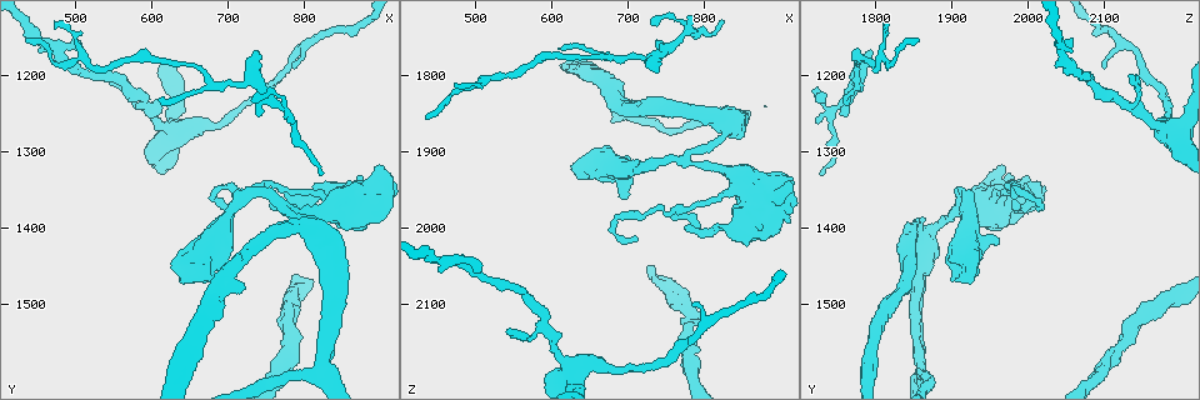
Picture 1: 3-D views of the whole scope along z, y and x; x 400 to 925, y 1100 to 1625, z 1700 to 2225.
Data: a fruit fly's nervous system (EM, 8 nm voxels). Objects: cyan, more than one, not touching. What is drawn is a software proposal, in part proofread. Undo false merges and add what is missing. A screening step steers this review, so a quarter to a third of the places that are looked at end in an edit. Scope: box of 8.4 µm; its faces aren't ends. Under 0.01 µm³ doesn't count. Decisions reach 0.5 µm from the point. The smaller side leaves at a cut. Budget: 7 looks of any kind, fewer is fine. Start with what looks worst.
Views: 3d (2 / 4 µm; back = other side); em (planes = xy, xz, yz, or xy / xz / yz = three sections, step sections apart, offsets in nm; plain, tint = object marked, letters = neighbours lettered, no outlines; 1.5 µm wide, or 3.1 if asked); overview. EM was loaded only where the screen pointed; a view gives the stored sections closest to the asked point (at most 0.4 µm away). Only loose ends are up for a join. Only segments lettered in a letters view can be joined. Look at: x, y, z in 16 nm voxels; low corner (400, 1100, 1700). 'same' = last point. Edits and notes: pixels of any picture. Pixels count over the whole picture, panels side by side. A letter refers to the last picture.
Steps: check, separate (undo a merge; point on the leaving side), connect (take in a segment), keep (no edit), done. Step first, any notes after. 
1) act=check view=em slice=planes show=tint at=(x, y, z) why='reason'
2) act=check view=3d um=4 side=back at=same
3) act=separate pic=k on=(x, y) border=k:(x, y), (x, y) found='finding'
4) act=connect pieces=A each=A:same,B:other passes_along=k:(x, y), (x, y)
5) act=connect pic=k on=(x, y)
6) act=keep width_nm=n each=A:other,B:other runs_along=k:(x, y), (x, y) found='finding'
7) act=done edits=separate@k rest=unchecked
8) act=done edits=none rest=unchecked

act=check view=em slice=planes show=letters at=(610, 1235, 1765) why='free end'

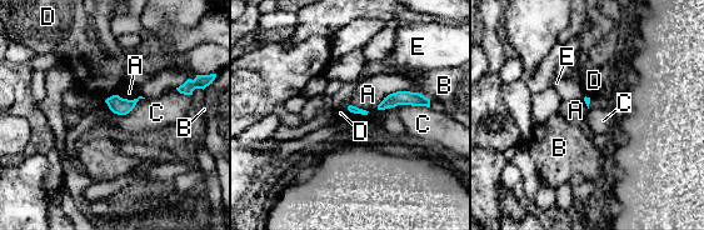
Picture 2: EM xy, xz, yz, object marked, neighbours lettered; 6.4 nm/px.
act=keep each=A:other,B:other,C:other,D:other,E:other border=2:(144, 98), (125, 114), (110, 110) found='no lettered segment goes on from it'

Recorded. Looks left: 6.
act=check view=em slice=planes show=letters at=(470, 1135, 1815) why='thin end'

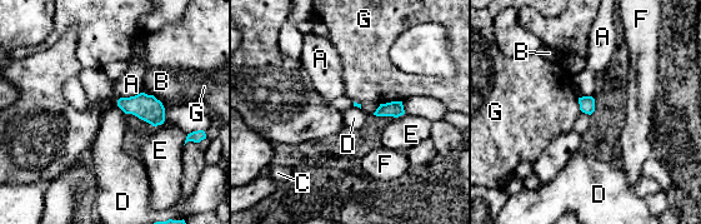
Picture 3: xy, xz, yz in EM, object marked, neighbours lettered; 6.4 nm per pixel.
act=keep longest_contact=A:150nm each=A:other,B:other,C:other,D:other,E:other,F:other,G:other border=3:(119, 98), (118, 105), (125, 113) found='none of them fits'

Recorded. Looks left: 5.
act=check view=3d um=4 at=(540, 1200, 2130)

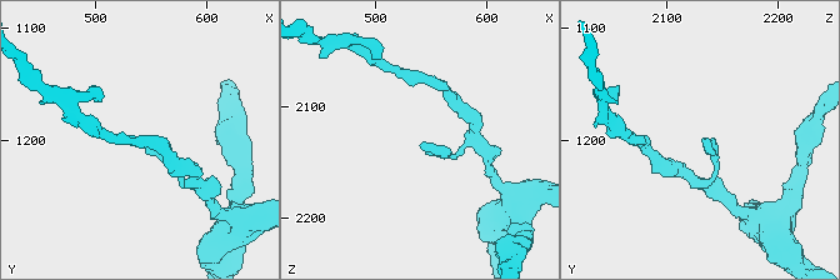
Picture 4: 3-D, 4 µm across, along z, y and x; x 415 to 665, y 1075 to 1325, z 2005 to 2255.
act=check view=em slice=planes show=tint at=(540, 1200, 2136) why='now the EM'

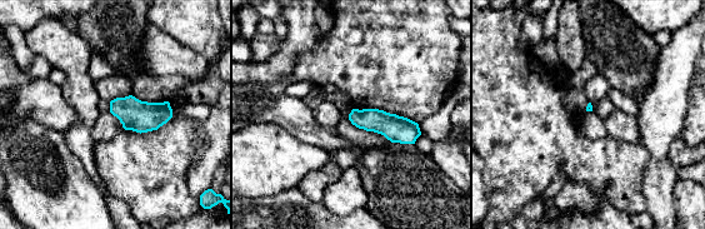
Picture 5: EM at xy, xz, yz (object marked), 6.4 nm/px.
act=check view=em slice=planes show=letters at=same why='what lies round it'

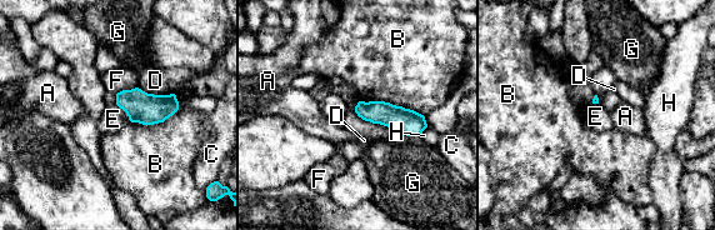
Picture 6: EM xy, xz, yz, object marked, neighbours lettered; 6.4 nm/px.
act=keep each=A:other,B:other,C:other,D:other,E:other,F:other,G:other,H:other found='no lettered segment goes on from it'

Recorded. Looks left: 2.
act=done edits=none rest=unchecked

